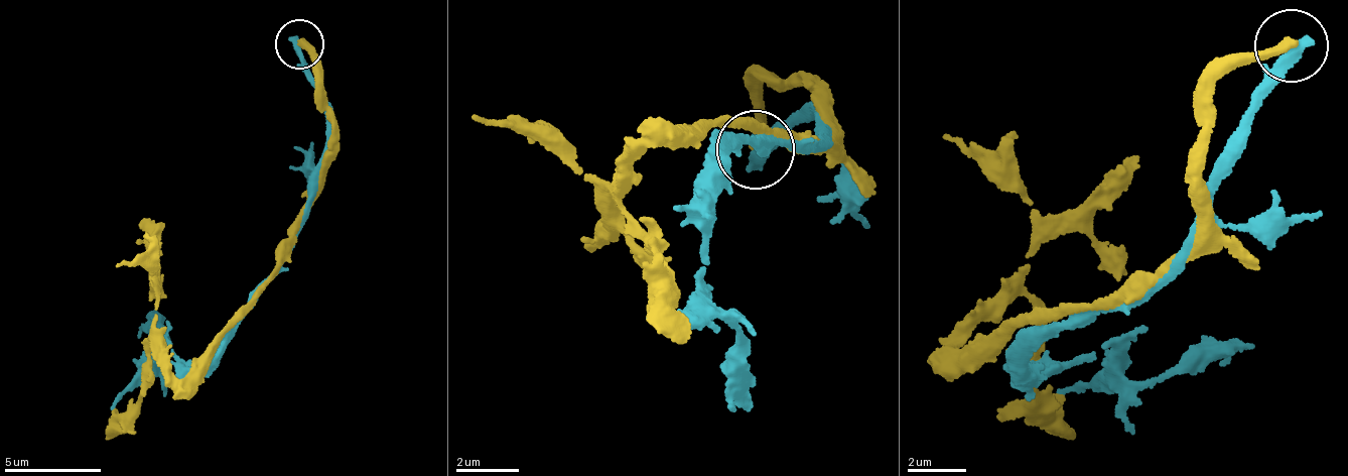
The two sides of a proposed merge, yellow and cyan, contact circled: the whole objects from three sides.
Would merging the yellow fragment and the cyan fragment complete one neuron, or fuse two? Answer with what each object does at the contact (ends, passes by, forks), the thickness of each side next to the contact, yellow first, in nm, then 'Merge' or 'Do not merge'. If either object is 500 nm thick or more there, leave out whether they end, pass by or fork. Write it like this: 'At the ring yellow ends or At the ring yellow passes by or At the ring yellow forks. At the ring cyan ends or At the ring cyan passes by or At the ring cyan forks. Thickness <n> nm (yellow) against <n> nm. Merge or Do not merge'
At the ring yellow ends. At the ring cyan passes by. Thickness 360 nm (yellow) against 300 nm. Do not merge

